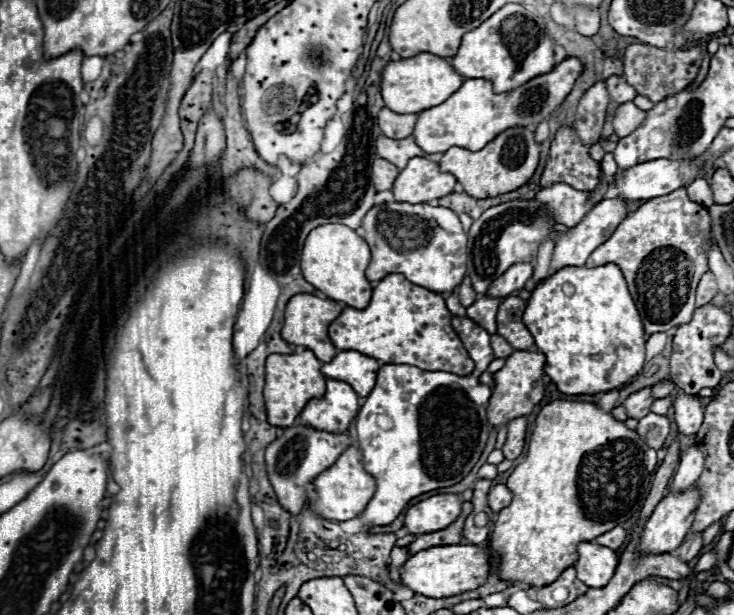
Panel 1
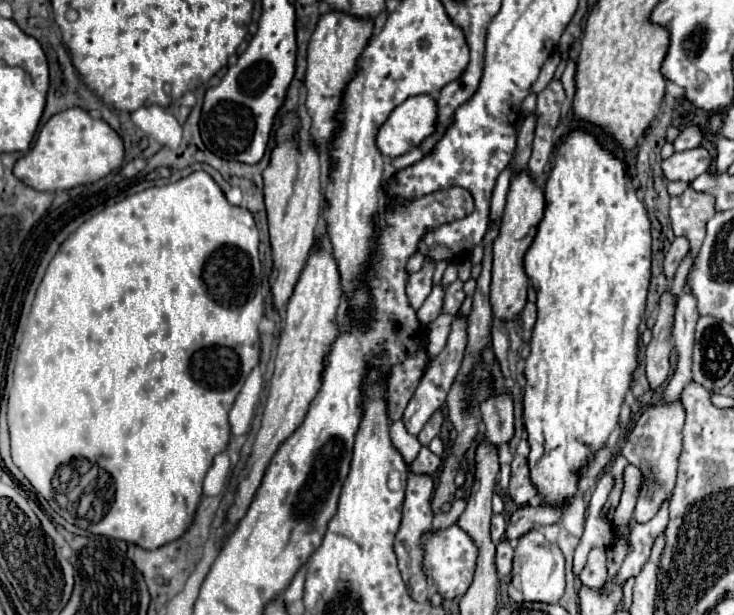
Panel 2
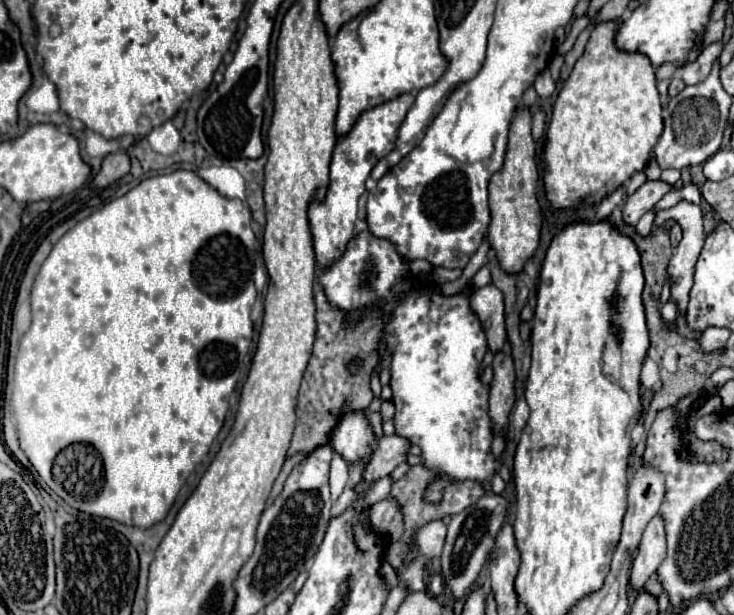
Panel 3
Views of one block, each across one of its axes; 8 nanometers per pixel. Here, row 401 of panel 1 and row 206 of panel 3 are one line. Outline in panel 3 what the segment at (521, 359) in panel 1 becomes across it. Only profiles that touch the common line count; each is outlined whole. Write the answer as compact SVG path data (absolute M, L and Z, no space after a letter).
M524 108L518 110L516 118L510 124L508 150L502 172L494 174L490 180L490 228L488 240L496 252L500 268L506 274L518 274L524 270L526 262L534 256L540 242L542 214L536 198L538 186L538 164L536 164L536 144L532 138L532 114Z

